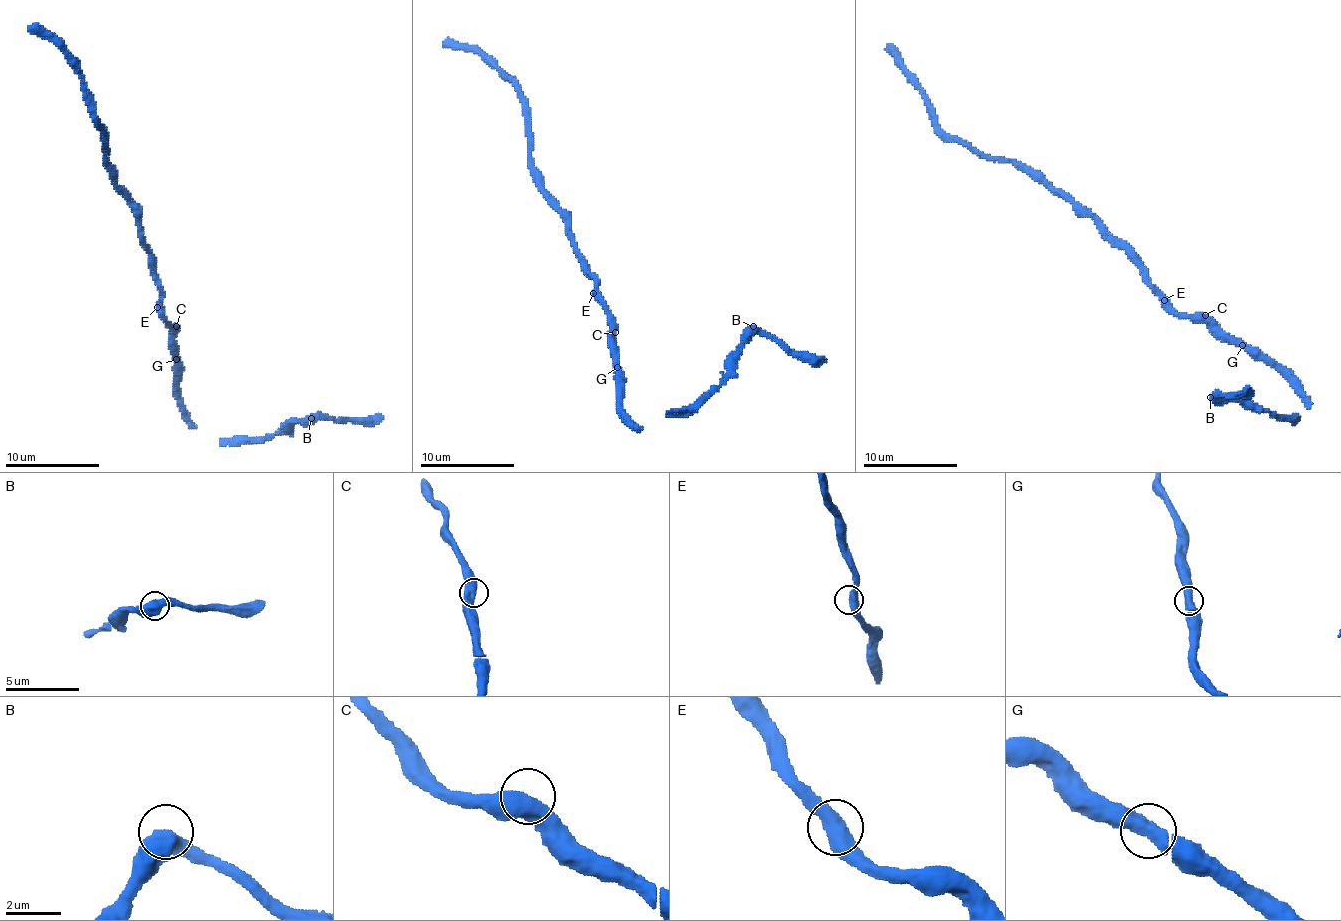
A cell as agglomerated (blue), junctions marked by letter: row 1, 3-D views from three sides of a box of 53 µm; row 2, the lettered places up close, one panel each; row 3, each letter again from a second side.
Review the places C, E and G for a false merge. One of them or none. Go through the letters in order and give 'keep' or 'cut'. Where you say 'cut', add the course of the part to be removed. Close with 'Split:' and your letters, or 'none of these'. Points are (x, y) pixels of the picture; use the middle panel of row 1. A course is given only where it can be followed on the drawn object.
C: keep
E: keep
G: keep
Split: none of these

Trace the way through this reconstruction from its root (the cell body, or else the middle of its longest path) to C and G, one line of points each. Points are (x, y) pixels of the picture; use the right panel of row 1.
C: (1167, 299), (1179, 313), (1205, 315)
G: (1167, 299), (1179, 313), (1207, 318), (1243, 346)

